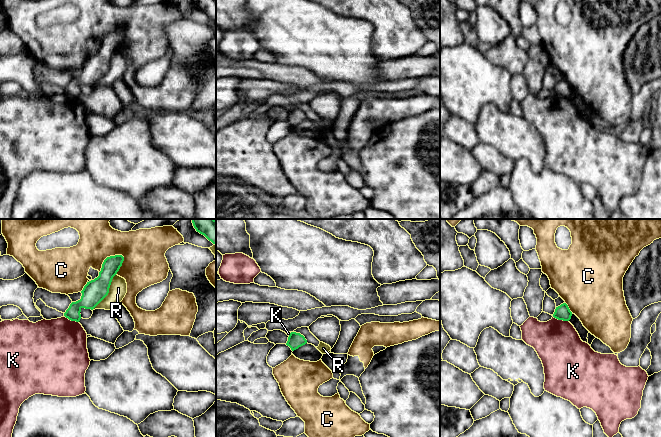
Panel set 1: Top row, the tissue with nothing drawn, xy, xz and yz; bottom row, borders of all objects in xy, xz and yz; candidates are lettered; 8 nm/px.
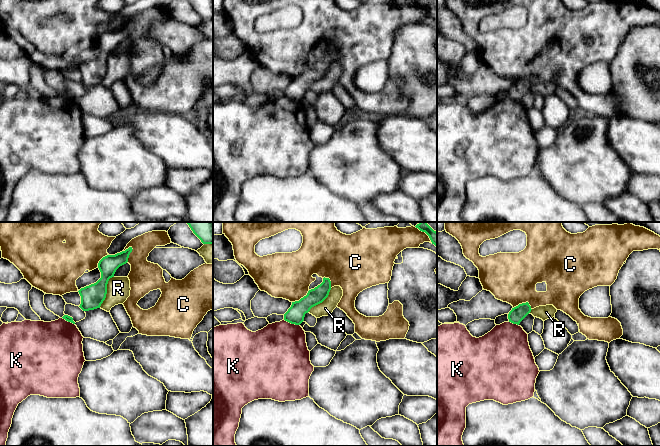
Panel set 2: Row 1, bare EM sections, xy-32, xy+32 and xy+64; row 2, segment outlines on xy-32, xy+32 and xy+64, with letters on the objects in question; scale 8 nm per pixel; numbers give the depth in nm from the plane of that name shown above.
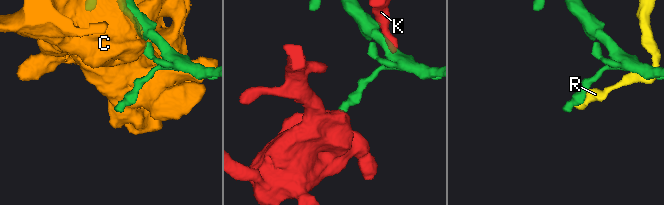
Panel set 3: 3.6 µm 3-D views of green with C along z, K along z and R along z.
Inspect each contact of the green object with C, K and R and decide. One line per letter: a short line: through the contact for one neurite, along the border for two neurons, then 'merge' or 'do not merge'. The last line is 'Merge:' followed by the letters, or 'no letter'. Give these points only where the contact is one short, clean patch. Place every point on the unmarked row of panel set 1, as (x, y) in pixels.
C: do not merge
K: yz (553, 92), (568, 97) | do not merge
R: do not merge
Merge: no letter

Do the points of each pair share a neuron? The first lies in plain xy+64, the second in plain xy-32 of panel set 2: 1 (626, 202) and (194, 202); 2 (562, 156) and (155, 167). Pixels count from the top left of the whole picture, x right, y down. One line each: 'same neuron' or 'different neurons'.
1: different neurons
2: same neuron

